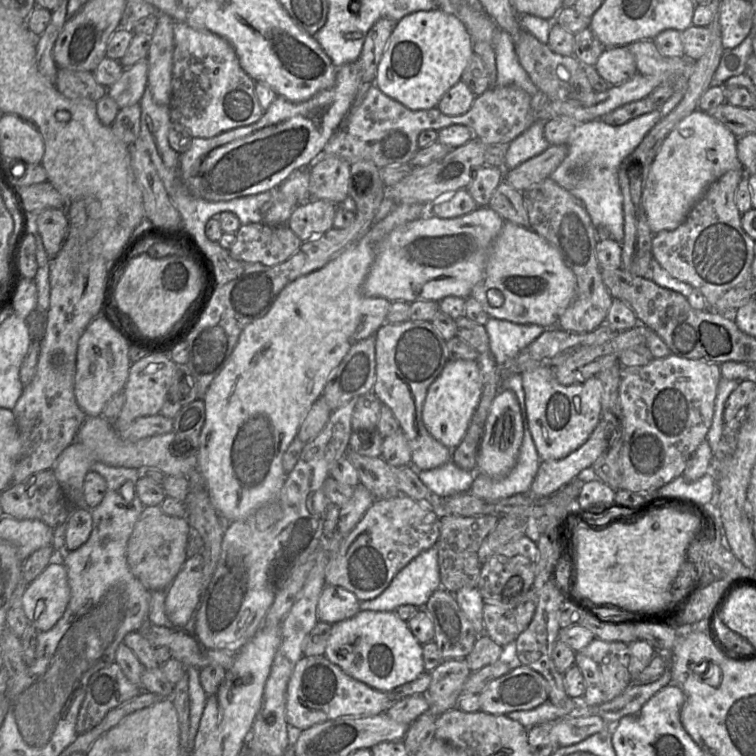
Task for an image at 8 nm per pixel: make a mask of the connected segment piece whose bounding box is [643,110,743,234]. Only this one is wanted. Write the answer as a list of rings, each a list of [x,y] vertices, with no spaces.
[[[695,110],[663,141],[643,190],[643,206],[653,234],[679,227],[708,187],[730,170],[743,169],[737,155],[738,138],[707,112]]]

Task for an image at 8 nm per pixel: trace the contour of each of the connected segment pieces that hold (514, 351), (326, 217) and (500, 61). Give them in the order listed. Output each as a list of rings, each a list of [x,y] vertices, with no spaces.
[[[489,317],[485,328],[490,352],[498,365],[516,356],[546,330],[536,324],[517,324],[493,317]]]
[[[312,199],[297,205],[286,225],[305,242],[333,228],[337,207],[327,200]]]
[[[499,30],[494,36],[493,46],[496,52],[497,85],[514,85],[531,96],[535,95],[539,89],[519,63],[510,35]]]

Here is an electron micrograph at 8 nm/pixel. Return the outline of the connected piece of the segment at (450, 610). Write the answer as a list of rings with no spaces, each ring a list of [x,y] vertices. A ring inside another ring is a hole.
[[[440,588],[431,595],[425,606],[420,609],[426,610],[431,616],[435,632],[433,642],[437,645],[443,661],[463,659],[470,654],[481,634],[477,633],[470,621],[466,618],[454,594],[444,588]]]

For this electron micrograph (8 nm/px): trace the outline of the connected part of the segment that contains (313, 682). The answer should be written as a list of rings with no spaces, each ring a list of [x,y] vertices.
[[[325,655],[303,656],[294,667],[286,692],[286,721],[299,731],[315,724],[333,720],[342,716],[373,716],[385,713],[393,704],[392,698],[367,684],[347,675],[339,666],[330,662]]]

